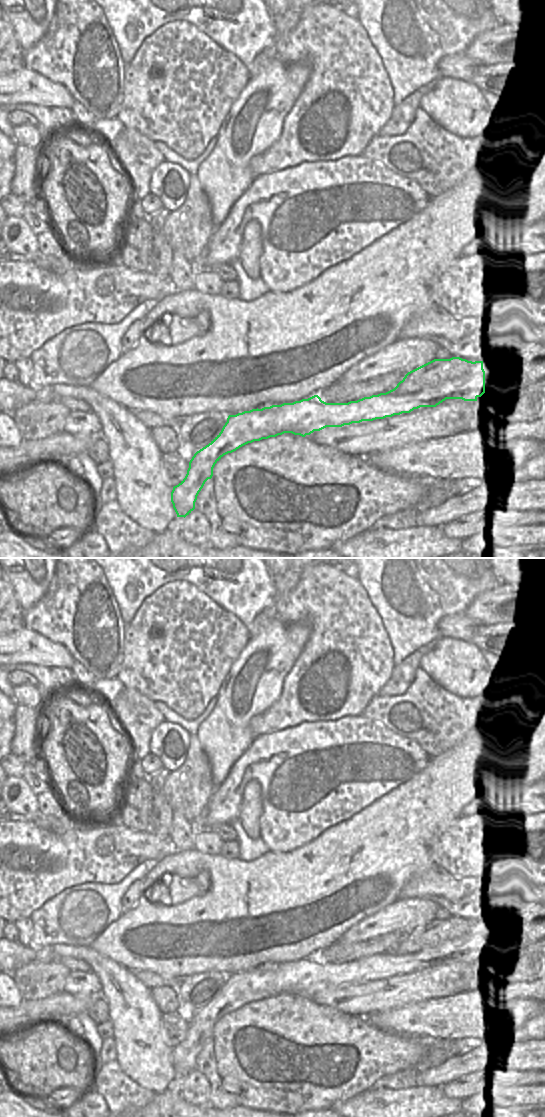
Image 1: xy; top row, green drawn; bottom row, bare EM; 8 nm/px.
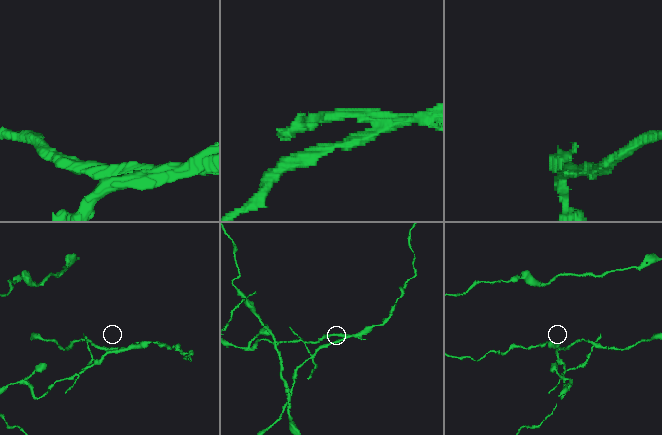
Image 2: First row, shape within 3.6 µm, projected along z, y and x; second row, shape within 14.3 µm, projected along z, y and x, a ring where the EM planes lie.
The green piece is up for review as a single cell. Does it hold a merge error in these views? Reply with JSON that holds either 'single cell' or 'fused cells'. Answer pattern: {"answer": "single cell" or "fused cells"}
{"answer": "fused cells"}

